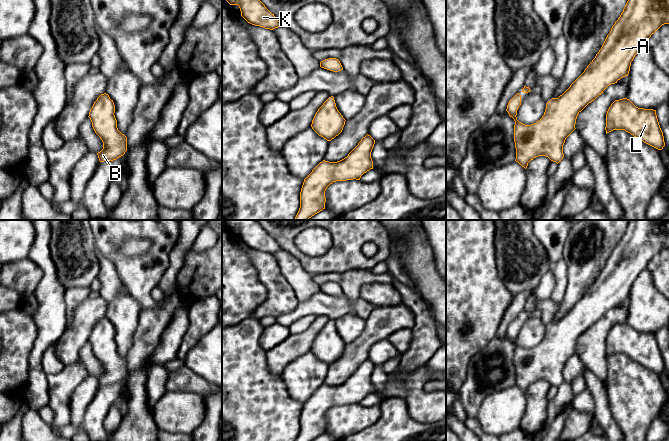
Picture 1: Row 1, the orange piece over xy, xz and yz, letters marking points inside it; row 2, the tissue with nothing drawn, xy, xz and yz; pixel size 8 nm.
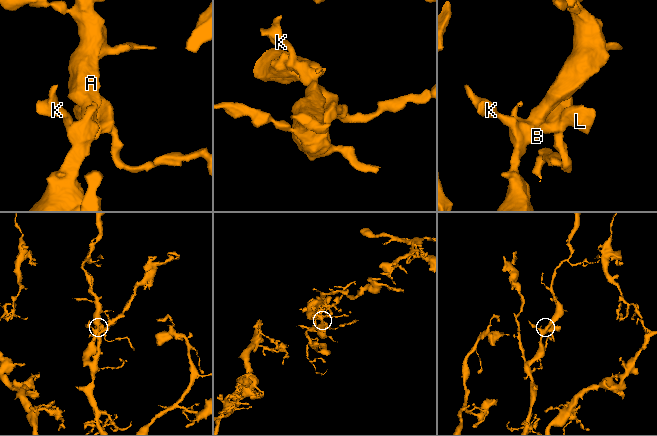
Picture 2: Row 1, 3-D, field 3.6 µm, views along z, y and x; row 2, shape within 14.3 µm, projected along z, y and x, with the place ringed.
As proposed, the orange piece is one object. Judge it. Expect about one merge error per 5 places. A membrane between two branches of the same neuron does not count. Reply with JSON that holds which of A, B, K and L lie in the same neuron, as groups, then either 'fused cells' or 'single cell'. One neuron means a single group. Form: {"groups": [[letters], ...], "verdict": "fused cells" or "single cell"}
{"groups": [["A", "B", "K", "L"]], "verdict": "single cell"}

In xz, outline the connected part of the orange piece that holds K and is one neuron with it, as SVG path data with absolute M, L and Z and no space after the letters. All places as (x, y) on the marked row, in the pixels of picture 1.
M226 0L230 5L238 5L241 16L250 24L273 30L281 23L260 0Z

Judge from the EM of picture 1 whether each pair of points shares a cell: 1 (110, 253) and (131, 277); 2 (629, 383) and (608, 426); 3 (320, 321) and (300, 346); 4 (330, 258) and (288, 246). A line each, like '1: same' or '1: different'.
1: same
2: different
3: same
4: same

